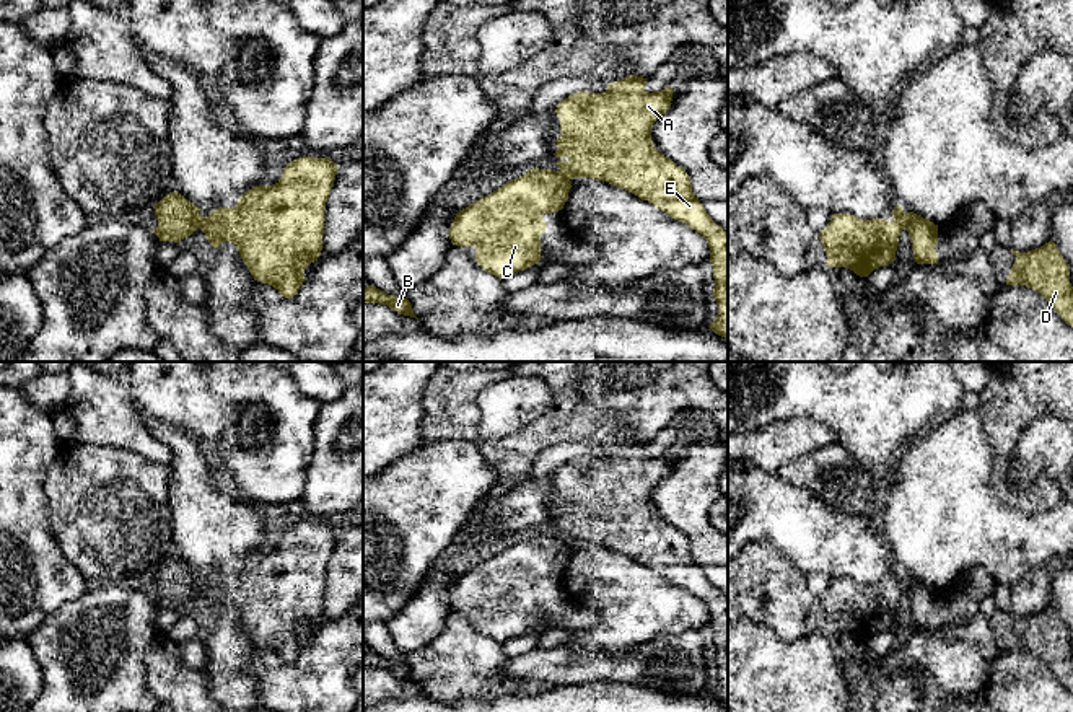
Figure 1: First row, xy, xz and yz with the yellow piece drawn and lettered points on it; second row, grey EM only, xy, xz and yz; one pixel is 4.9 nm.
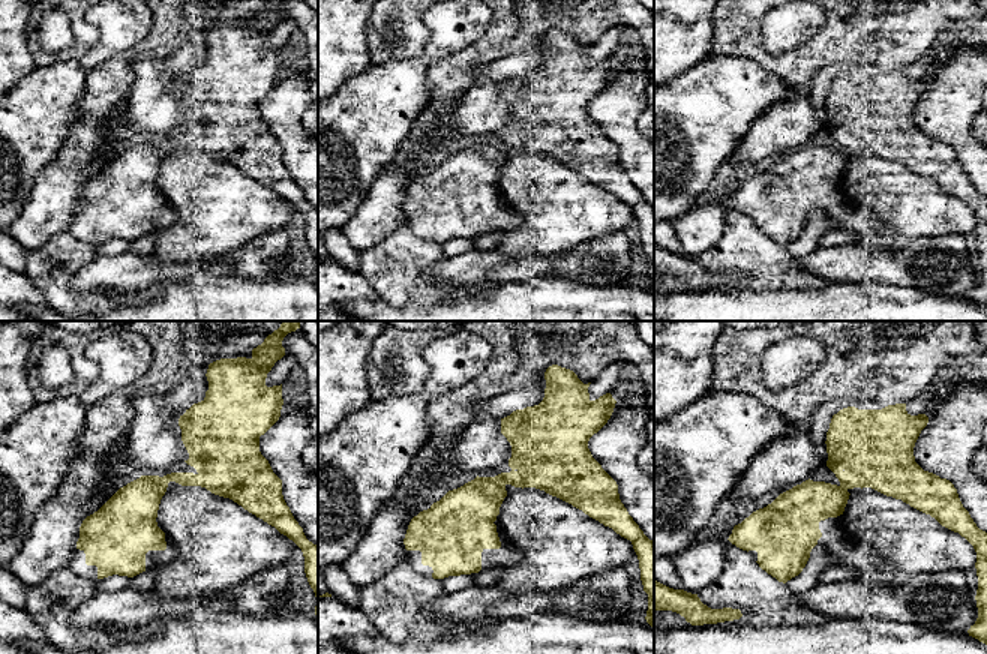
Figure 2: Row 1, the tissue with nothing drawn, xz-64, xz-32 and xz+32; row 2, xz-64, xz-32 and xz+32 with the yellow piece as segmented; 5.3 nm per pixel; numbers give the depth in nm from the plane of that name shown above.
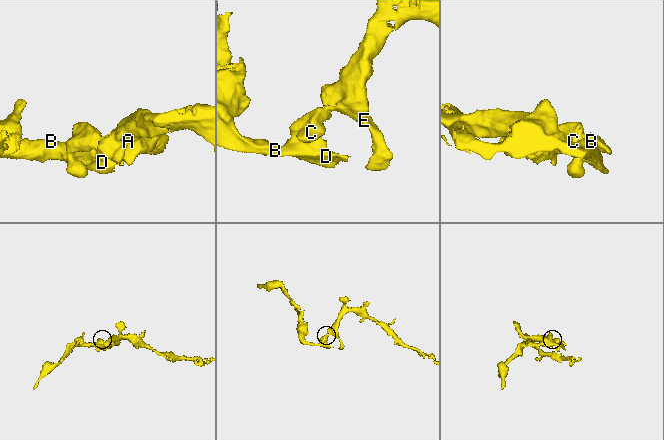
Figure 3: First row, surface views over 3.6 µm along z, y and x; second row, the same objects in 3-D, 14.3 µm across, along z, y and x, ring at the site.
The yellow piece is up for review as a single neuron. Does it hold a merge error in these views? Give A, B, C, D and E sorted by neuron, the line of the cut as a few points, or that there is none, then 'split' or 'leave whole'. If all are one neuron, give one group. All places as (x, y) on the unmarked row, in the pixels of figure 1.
A E / B C D | yz (904, 580), (907, 593) | split

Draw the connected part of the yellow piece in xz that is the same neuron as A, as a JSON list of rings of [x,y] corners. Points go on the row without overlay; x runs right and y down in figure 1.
[[[628,440],[609,448],[604,458],[578,456],[560,466],[555,474],[562,497],[554,518],[558,523],[557,531],[570,544],[591,543],[622,552],[685,588],[708,606],[715,644],[713,661],[718,670],[710,694],[728,704],[728,598],[712,585],[692,557],[685,534],[653,510],[651,492],[671,472],[672,450],[653,458],[648,458],[645,450],[646,443]]]

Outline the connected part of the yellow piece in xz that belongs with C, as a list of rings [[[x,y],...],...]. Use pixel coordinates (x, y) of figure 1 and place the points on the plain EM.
[[[532,533],[459,575],[448,601],[456,611],[474,611],[475,627],[501,645],[541,626],[541,600],[547,593],[542,580],[562,575],[570,554],[572,546],[562,536]]]

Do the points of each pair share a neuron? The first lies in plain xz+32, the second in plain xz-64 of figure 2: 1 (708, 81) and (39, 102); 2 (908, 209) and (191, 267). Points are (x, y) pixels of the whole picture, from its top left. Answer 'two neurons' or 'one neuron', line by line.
1: one neuron
2: two neurons

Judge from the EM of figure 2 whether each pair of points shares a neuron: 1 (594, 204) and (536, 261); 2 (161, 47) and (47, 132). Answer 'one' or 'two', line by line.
1: two
2: two

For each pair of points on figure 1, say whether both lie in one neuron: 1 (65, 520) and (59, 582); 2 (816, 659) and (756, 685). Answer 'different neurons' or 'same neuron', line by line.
1: different neurons
2: same neuron

